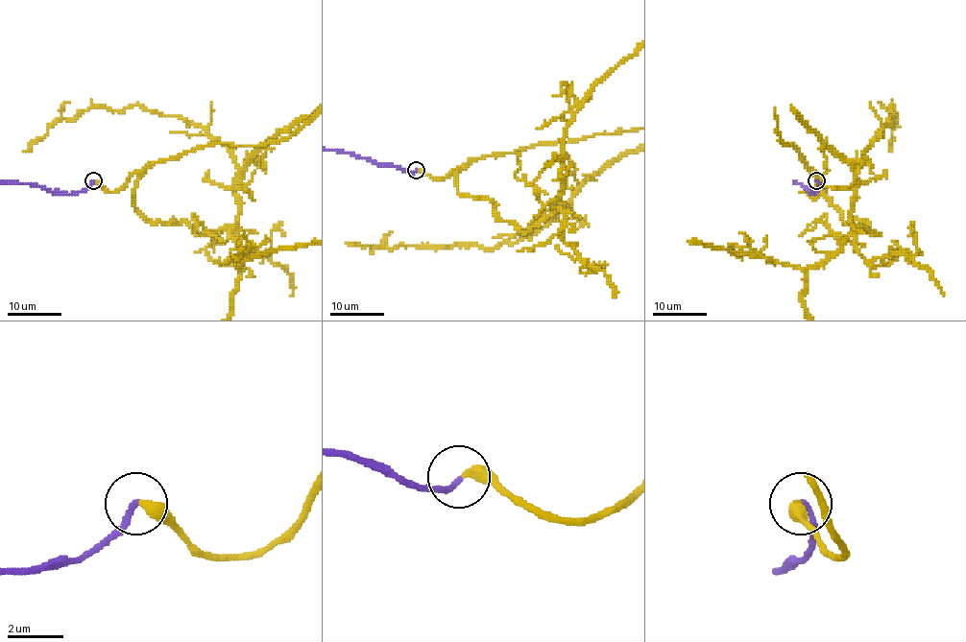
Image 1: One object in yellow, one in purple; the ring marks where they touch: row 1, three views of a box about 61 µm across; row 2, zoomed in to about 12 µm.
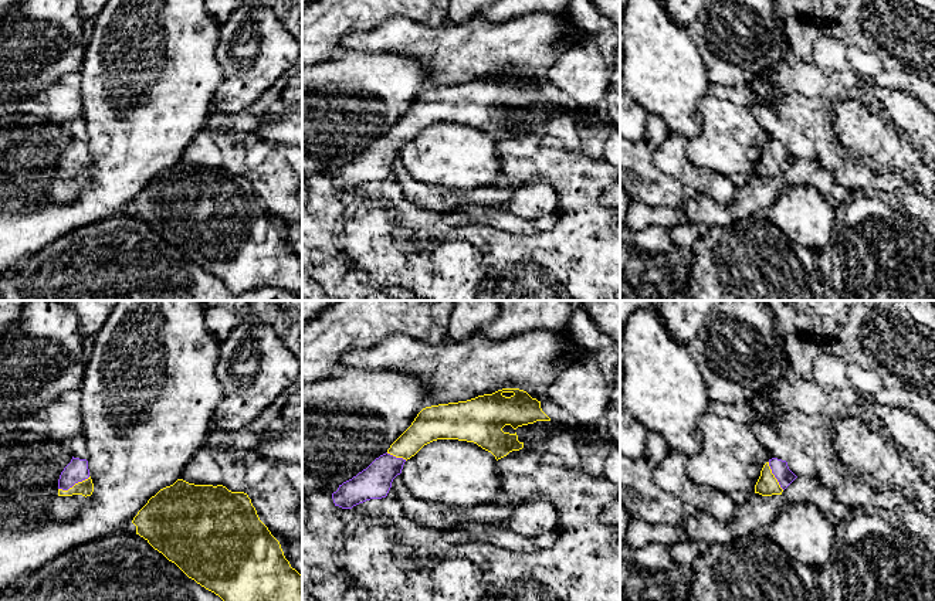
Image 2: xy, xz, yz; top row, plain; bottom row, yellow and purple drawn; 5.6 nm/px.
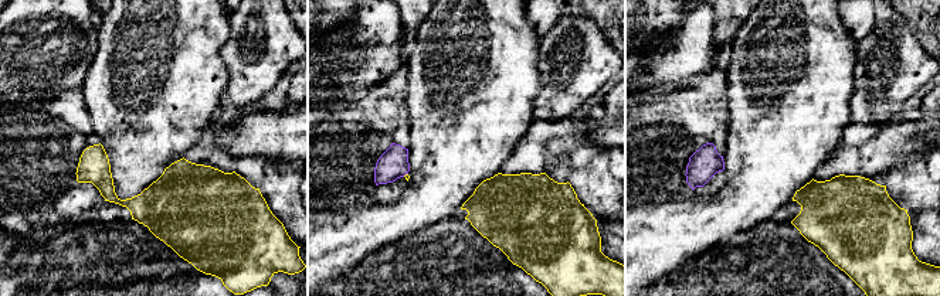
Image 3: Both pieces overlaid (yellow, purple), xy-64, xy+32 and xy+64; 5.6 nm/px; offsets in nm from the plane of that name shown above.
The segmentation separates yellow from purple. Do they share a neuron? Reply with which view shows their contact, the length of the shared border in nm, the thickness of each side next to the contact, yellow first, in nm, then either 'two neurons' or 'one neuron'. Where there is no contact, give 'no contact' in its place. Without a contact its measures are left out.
xy | 200 nm | 90/130 nm | one neuron

